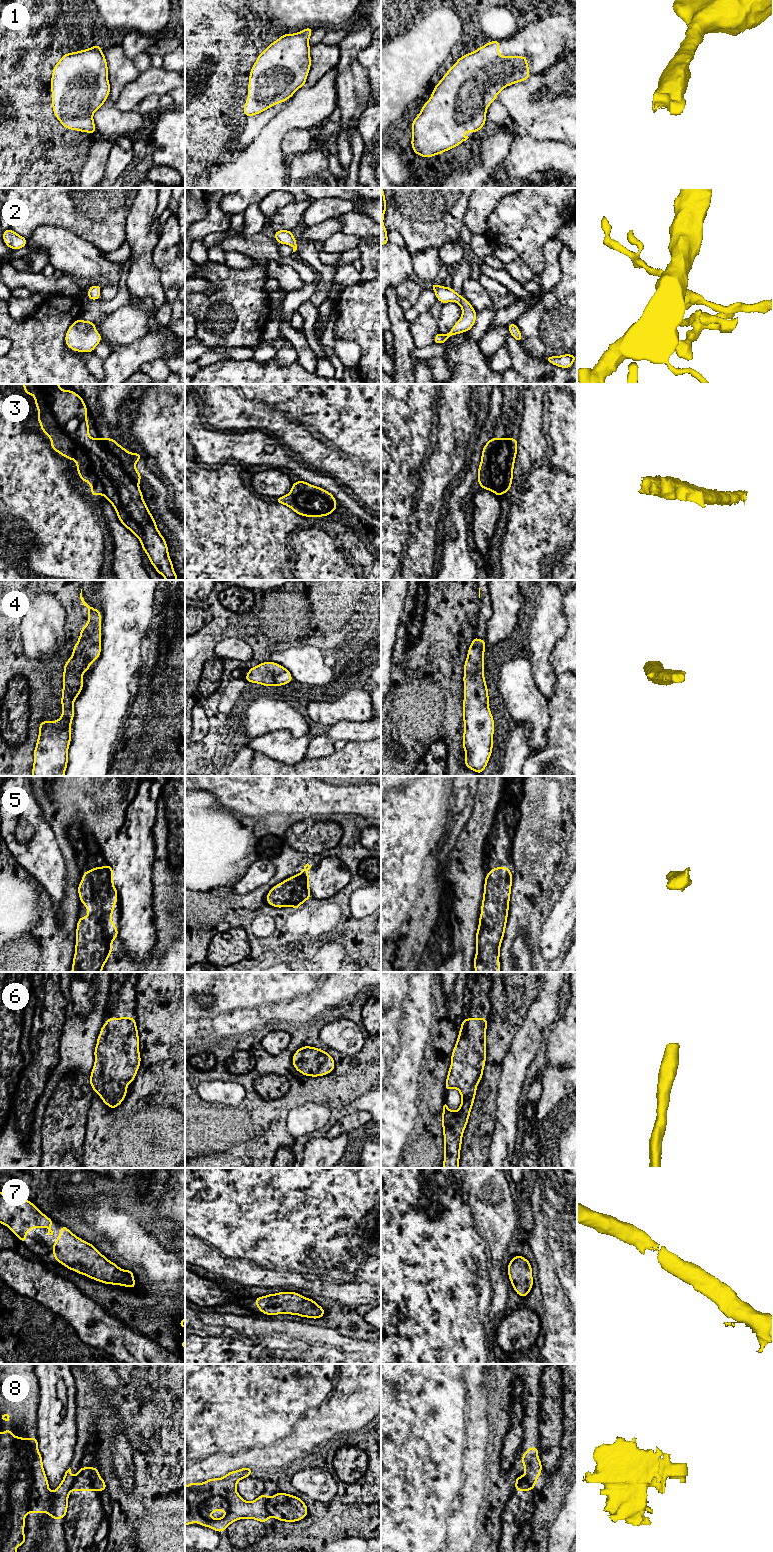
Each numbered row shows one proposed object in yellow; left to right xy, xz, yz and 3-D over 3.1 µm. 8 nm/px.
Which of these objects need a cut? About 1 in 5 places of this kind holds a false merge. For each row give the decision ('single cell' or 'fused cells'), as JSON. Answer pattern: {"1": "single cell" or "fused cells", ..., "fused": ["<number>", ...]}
{"1": "single cell", "2": "single cell", "3": "single cell", "4": "single cell", "5": "single cell", "6": "single cell", "7": "single cell", "8": "fused cells", "fused": ["8"]}

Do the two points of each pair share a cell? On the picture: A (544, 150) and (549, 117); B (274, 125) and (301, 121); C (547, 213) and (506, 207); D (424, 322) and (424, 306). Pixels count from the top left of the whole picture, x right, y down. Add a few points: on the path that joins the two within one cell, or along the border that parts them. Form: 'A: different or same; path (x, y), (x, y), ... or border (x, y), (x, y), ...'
A: different; border (524, 131), (537, 139), (555, 139), (566, 144)
B: same; path (281, 124), (285, 121), (294, 121)
C: same; path (537, 206), (516, 207)
D: different; border (428, 310), (422, 311), (410, 324)

